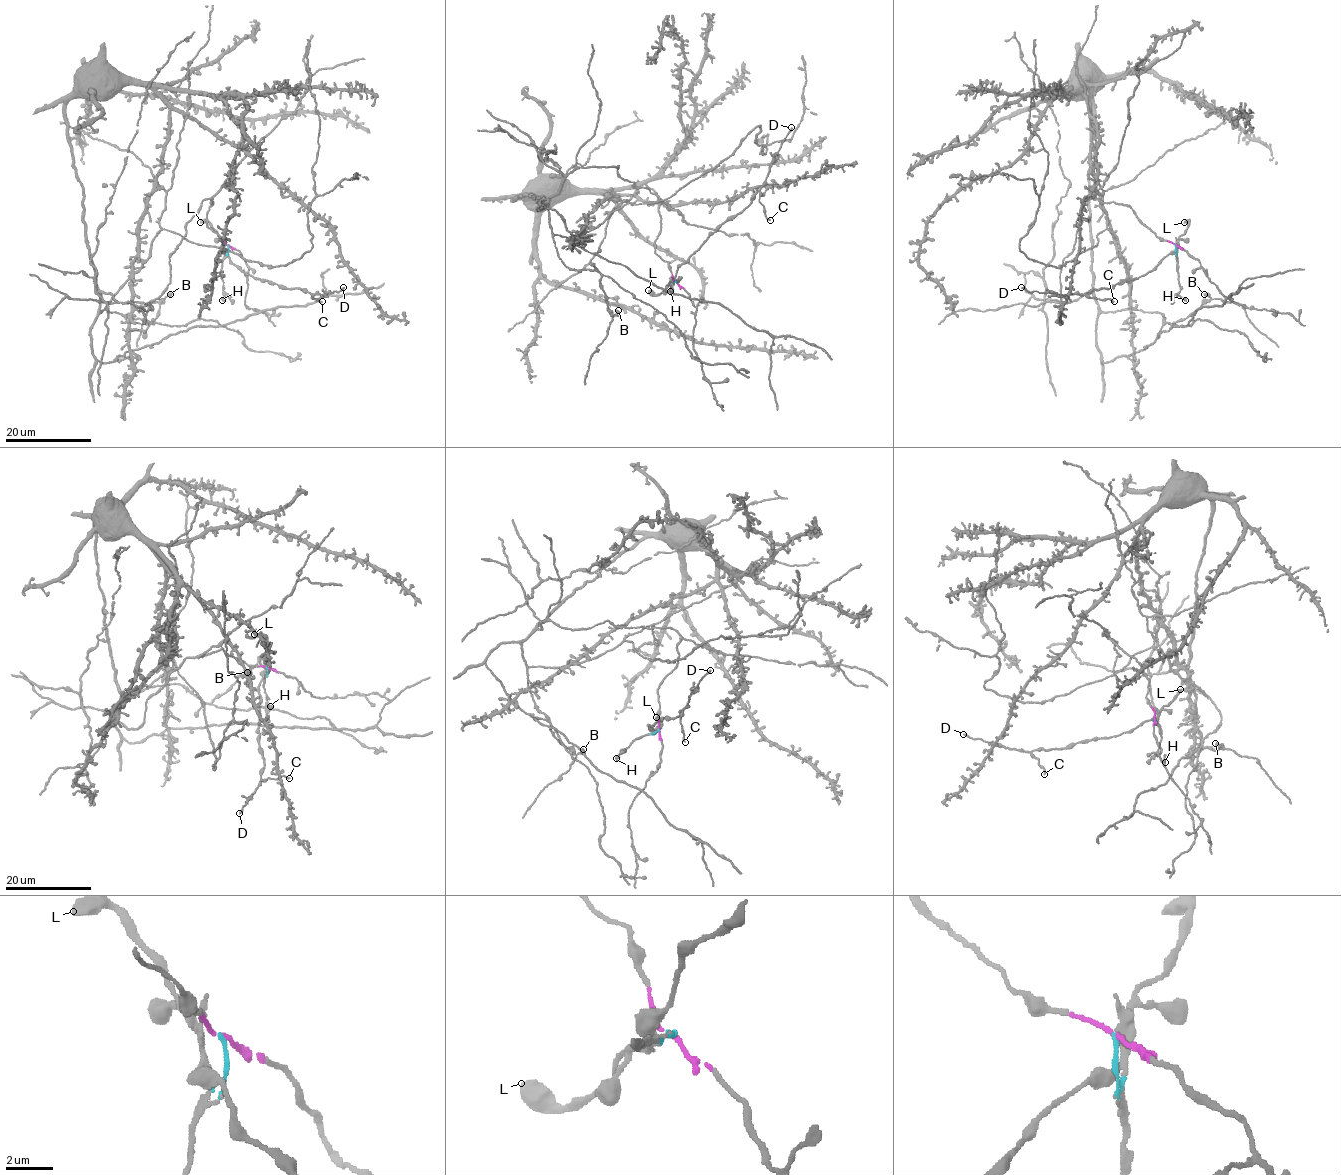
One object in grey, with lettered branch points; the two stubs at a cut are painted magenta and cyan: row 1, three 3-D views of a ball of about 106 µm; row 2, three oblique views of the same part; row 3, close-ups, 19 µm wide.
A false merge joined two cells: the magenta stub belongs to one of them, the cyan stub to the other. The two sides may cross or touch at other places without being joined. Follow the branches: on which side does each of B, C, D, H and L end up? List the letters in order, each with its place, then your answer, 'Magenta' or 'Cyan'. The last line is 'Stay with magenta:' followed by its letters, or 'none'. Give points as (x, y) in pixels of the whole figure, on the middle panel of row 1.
B: Place: (618, 310). Magenta
C: Place: (770, 220). Cyan
D: Place: (791, 127). Cyan
H: Place: (670, 291). Cyan
L: Place: (648, 290). Cyan
Stay with magenta: B

